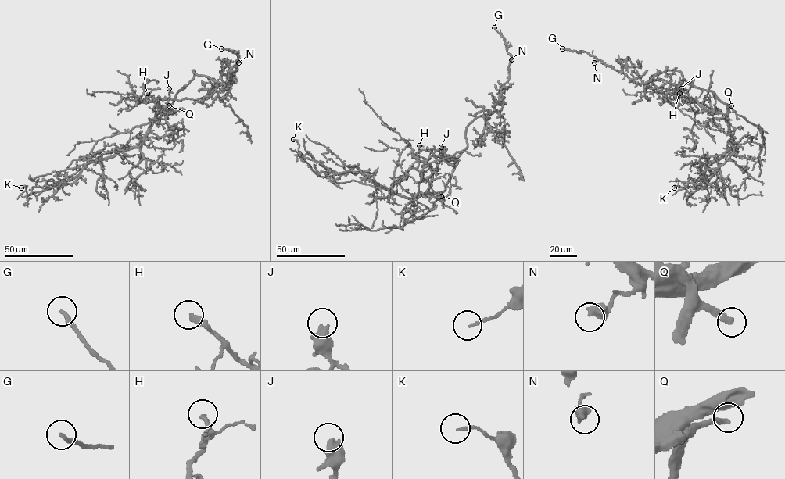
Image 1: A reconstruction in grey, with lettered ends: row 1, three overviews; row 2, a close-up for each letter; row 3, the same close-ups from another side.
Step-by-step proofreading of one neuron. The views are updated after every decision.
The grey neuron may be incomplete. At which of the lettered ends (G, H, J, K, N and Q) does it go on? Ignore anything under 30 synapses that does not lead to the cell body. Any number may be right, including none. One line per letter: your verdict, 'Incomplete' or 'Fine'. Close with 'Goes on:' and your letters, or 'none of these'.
G: Incomplete
H: Incomplete
J: Fine
K: Fine
N: Fine
Q: Incomplete
Goes on: G, H, Q

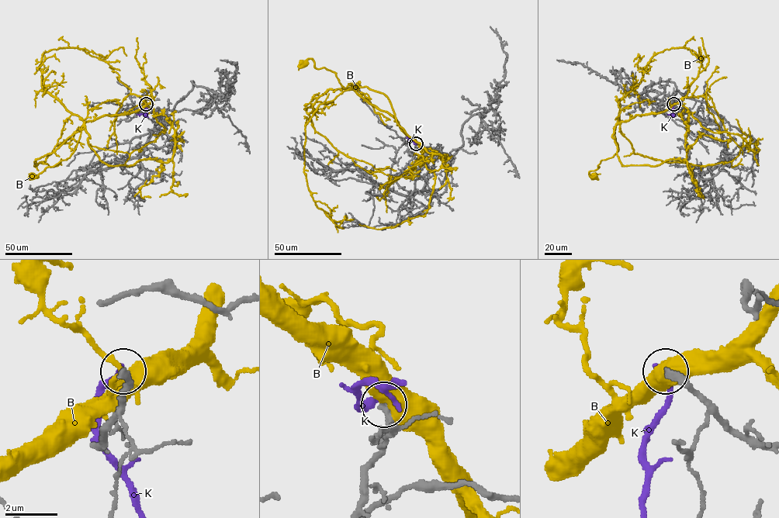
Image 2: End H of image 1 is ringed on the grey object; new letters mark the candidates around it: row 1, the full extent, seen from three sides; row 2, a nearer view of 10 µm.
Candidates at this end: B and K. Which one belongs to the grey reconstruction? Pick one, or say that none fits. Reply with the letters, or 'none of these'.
none of these

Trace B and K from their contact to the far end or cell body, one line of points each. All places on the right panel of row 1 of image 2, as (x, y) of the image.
B: (674, 104), (663, 111), (637, 115), (618, 123), (614, 136), (618, 151), (589, 172), (593, 176)
K: (673, 104), (673, 114), (667, 114)

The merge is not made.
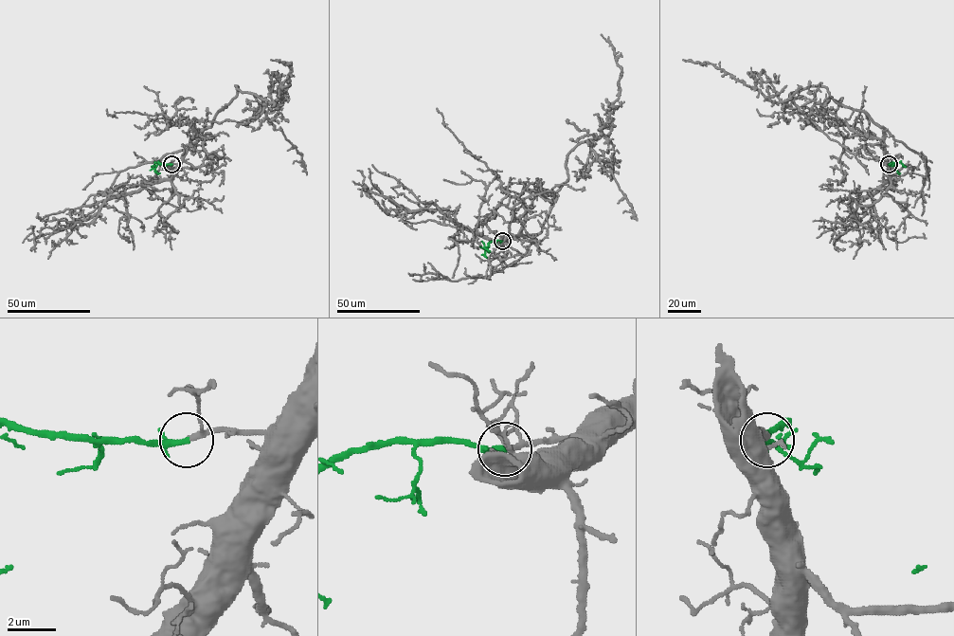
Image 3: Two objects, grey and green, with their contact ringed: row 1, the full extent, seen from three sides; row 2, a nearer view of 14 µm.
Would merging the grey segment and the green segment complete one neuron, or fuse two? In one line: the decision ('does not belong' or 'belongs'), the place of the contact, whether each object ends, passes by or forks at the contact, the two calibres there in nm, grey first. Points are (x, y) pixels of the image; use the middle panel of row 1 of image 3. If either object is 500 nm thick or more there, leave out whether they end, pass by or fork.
belongs; at (502, 241); grey passes by; green passes by; 160 nm thick on the grey side, 200 nm on the other

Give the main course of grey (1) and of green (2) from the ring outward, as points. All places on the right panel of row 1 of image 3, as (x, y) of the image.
1: (889, 164), (883, 128), (839, 105), (825, 87), (808, 86), (773, 101), (710, 63), (682, 59)
2: (889, 164), (894, 162), (900, 172)

